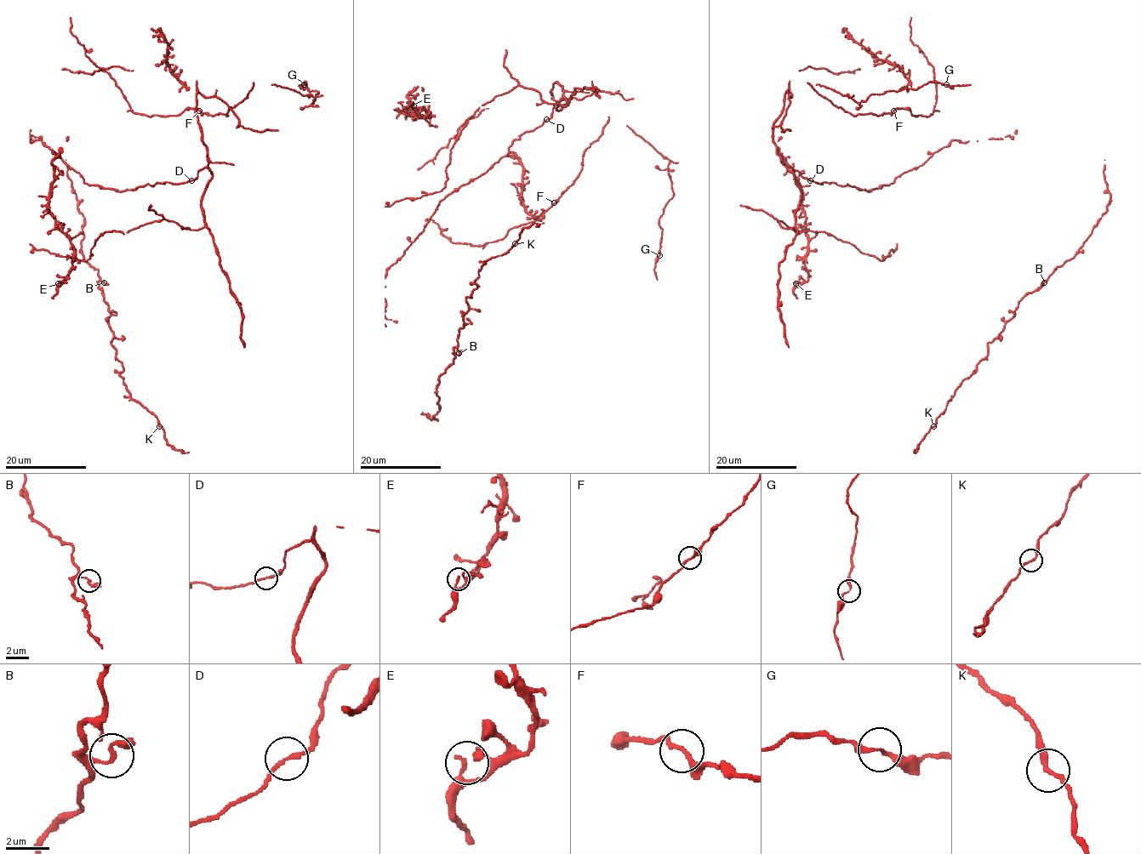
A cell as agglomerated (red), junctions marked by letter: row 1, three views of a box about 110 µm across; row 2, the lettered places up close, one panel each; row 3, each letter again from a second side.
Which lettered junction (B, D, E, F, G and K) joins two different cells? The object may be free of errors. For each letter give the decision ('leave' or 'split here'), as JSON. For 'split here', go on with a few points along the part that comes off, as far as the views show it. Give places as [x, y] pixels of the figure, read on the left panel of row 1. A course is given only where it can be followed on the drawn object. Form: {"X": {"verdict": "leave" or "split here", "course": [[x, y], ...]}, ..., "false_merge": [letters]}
{"B": {"verdict": "leave"}, "D": {"verdict": "leave"}, "E": {"verdict": "leave"}, "F": {"verdict": "leave"}, "G": {"verdict": "leave"}, "K": {"verdict": "leave"}, "false_merge": []}

